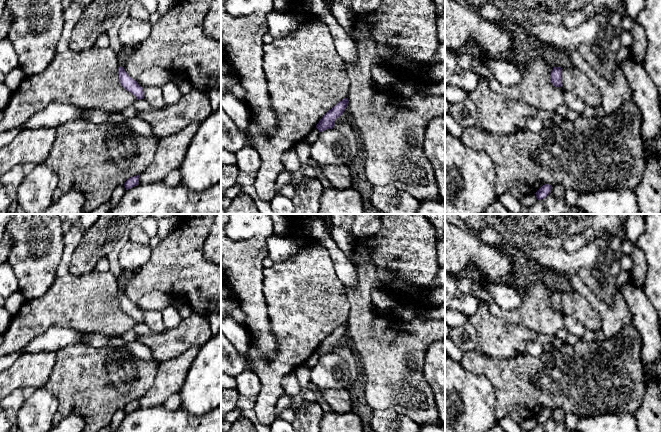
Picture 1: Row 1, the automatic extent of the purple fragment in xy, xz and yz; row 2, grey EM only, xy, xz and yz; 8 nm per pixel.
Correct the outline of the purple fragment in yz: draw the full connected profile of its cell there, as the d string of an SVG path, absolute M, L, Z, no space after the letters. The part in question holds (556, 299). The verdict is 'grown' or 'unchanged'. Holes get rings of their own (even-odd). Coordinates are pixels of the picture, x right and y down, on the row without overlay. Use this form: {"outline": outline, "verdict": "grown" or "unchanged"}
{"outline": "M554 291L551 296L551 306L555 311L563 311L562 293L563 292L561 292L561 291Z", "verdict": "unchanged"}

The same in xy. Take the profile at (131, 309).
{"outline": "M119 291L119 303L121 309L133 319L137 321L138 324L144 323L143 311L141 311L136 304L131 302L125 295L124 291Z", "verdict": "unchanged"}

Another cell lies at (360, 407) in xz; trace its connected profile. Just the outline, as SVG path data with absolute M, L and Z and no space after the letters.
M357 375L350 385L348 392L352 400L352 412L355 413L363 423L363 432L375 432L370 426L373 409L368 405L364 394L364 375Z

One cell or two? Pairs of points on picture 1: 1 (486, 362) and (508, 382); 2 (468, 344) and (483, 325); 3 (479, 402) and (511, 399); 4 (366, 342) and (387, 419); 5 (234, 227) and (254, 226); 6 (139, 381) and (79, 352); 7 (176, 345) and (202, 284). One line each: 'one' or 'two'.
1: one
2: two
3: two
4: two
5: one
6: one
7: two

